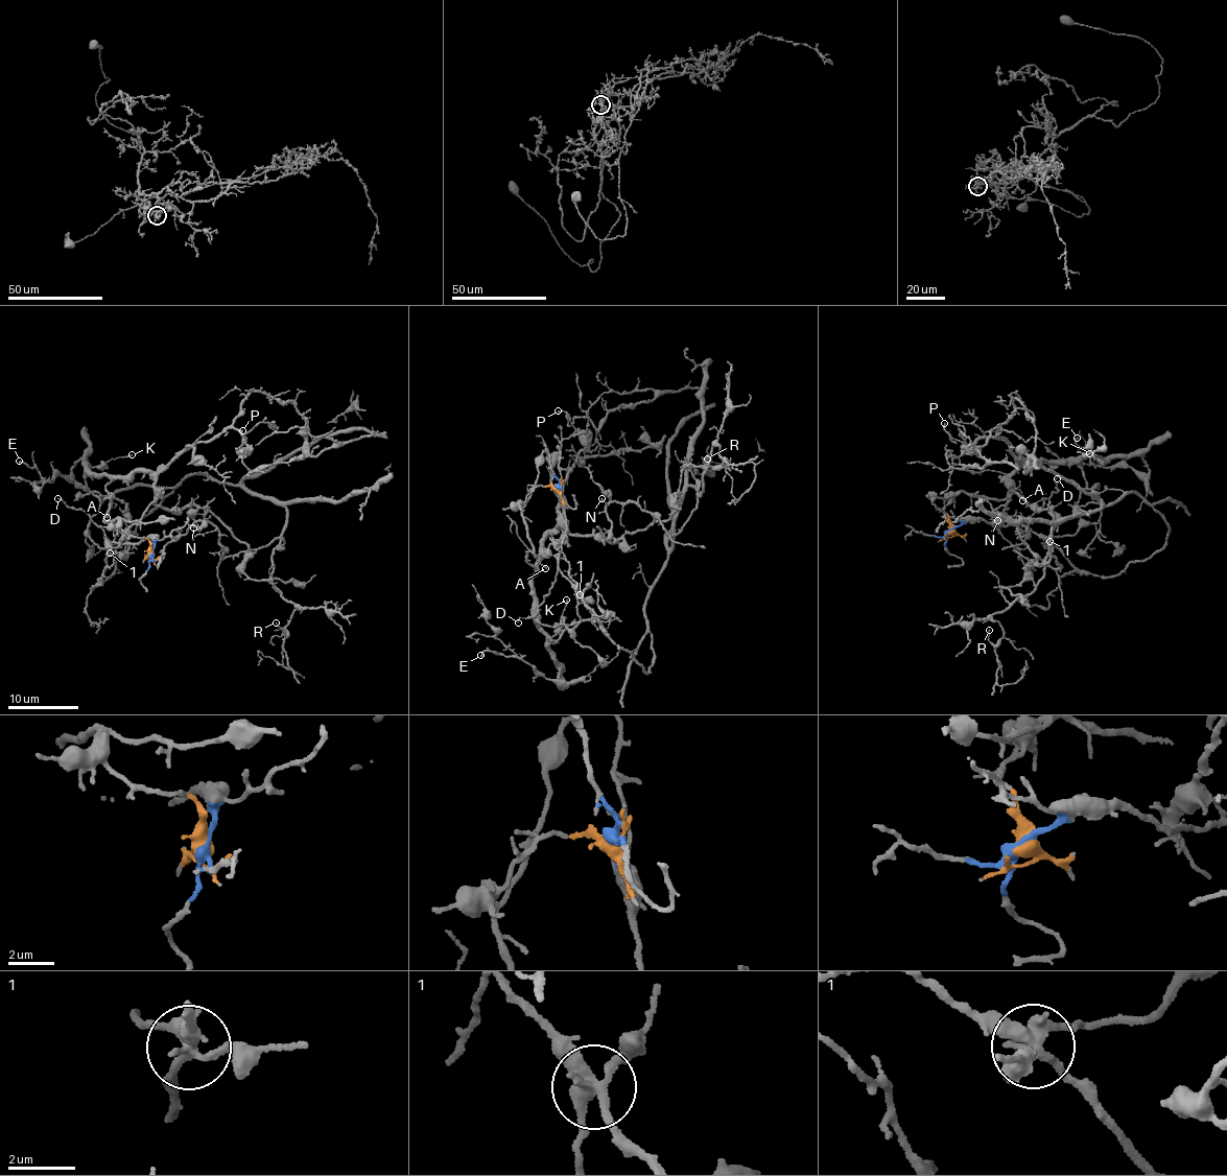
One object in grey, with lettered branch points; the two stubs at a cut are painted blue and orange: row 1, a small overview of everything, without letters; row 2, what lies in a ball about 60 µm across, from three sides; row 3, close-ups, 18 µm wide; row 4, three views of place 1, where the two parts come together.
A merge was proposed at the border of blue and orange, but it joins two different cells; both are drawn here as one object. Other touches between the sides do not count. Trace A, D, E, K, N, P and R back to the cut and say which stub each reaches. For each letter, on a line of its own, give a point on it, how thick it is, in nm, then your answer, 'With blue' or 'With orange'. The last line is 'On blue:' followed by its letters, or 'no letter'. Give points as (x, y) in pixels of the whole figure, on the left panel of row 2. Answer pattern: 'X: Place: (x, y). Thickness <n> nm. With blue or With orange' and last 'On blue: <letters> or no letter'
A: Place: (107, 517). Thickness 100 nm. With orange
D: Place: (57, 498). Thickness 120 nm. With blue
E: Place: (19, 461). Thickness 200 nm. With orange
K: Place: (132, 454). Thickness 140 nm. With orange
N: Place: (193, 527). Thickness 140 nm. With blue
P: Place: (242, 430). Thickness 170 nm. With orange
R: Place: (276, 622). Thickness 110 nm. With blue
On blue: D, N, R

